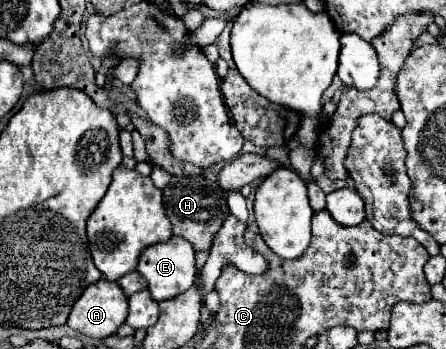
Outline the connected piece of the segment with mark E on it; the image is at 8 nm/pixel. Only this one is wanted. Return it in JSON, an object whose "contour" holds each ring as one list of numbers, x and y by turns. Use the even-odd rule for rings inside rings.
{"contour":[[172,236,168,242,162,242,162,244,156,244,144,250,144,254,140,254,140,262,136,270,148,280,148,290,154,300,160,302,160,300,174,298,194,284,194,278,196,278,194,250,184,238]]}

